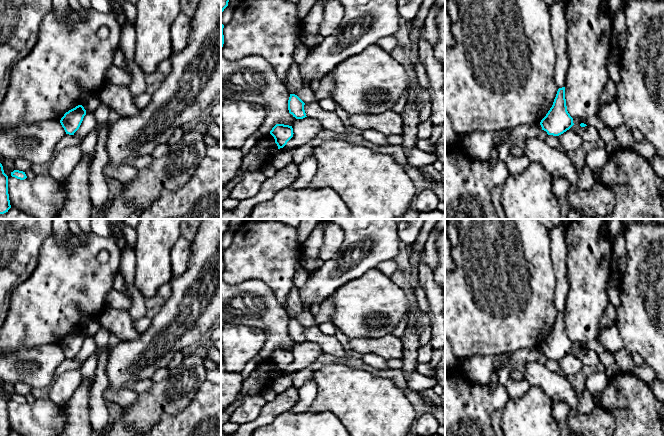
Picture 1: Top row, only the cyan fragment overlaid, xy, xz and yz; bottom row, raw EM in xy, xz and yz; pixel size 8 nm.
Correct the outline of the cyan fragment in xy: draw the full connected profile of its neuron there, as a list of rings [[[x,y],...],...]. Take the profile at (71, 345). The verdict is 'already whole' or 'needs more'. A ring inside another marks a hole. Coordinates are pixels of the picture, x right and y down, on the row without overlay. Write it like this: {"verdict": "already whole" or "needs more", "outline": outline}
{"verdict": "already whole", "outline": [[[78,329],[66,336],[60,344],[66,358],[74,359],[74,357],[79,353],[85,339],[86,334],[82,329]]]}

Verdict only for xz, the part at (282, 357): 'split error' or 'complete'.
complete

